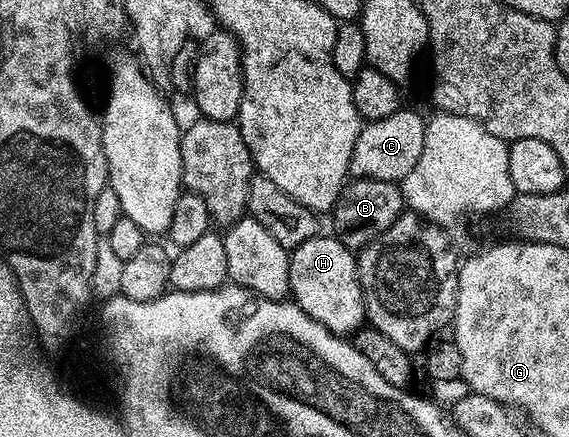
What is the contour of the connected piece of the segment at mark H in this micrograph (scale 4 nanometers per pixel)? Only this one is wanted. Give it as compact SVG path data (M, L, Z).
M317 235L306 239L297 249L291 250L288 266L290 283L288 291L291 300L310 319L322 323L330 333L351 335L365 324L364 292L356 266L357 254L340 242L335 235Z

